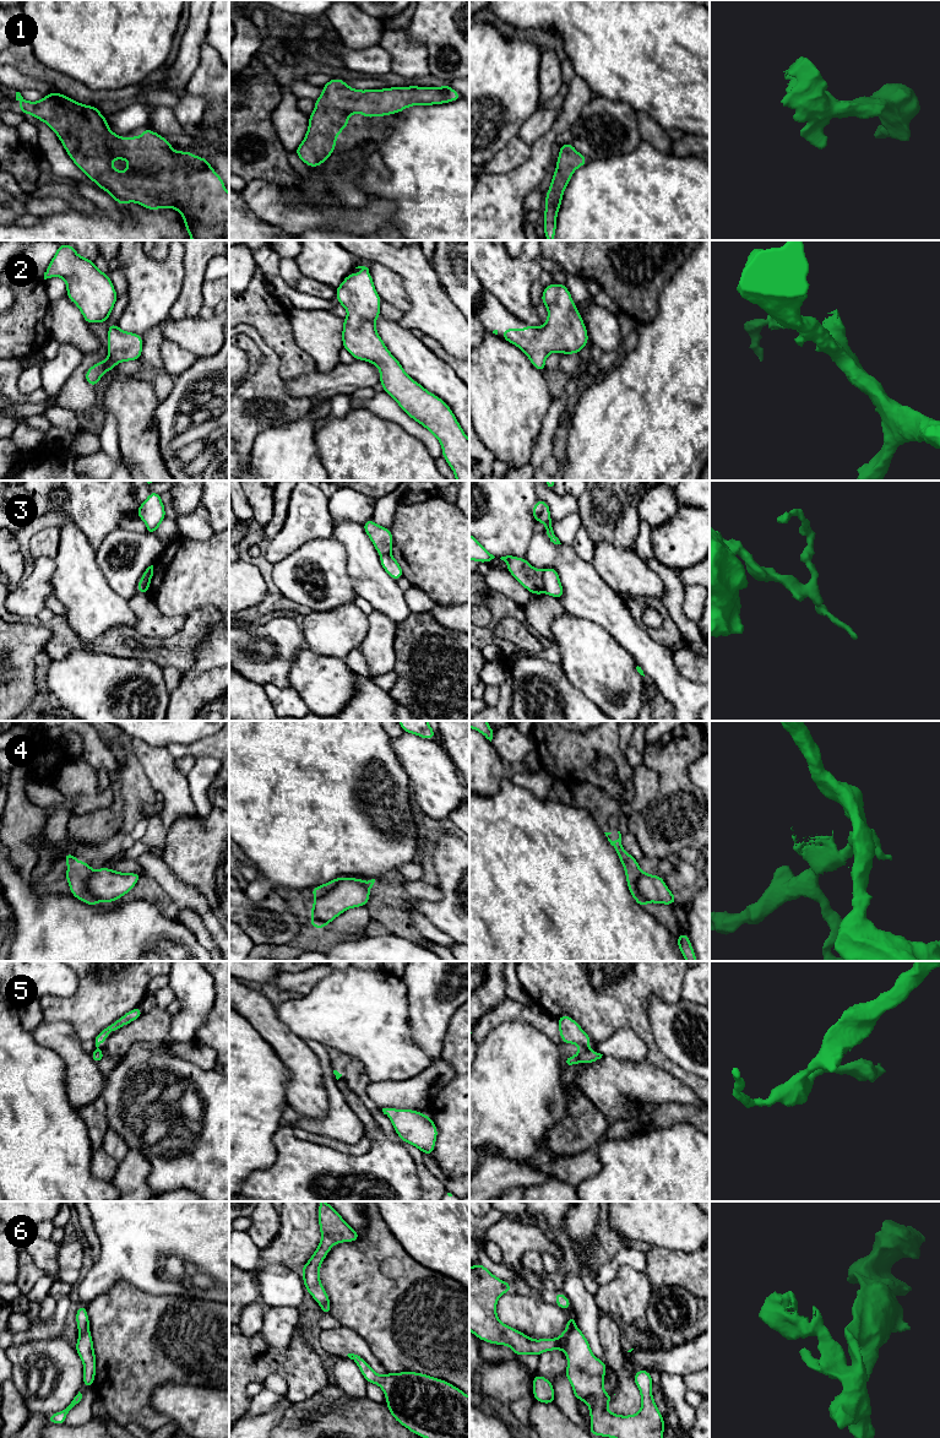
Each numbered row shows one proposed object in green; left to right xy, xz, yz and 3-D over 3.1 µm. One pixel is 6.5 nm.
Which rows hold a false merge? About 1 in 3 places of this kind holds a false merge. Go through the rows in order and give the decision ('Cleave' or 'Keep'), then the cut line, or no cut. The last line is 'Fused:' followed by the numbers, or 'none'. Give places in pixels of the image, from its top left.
1: Keep. No split
2: Keep. No split
3: Keep. No split
4: Cleave. Split along xy (92, 872), (88, 878), (87, 889), (99, 900)
5: Cleave. Split along yz (580, 1047), (587, 1048)
6: Cleave. Split along yz (575, 1327), (563, 1349)
Fused: 4, 5, 6

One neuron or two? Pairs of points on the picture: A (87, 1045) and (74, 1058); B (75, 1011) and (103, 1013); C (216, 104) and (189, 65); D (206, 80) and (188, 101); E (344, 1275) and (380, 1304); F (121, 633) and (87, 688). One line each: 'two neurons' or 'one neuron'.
A: two neurons
B: one neuron
C: two neurons
D: two neurons
E: one neuron
F: two neurons

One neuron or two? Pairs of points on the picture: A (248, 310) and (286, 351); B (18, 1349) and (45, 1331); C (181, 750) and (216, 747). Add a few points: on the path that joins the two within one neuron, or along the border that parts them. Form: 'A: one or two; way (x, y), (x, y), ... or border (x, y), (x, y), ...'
A: one; way (259, 319), (280, 340)
B: two; border (20, 1335), (33, 1340), (52, 1340), (60, 1336)
C: one; way (190, 750), (207, 747)

